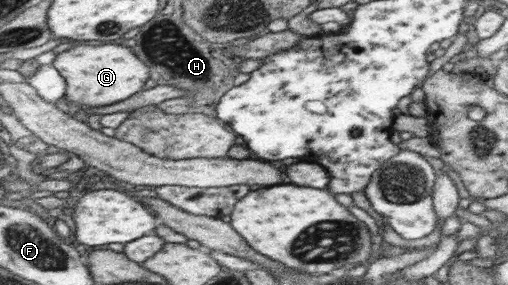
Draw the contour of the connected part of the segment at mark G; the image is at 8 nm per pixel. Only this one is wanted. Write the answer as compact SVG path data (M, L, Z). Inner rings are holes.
M105 43L101 45L76 46L72 50L57 54L52 64L60 70L67 82L67 96L63 106L73 109L112 106L138 95L148 80L148 65L132 50L122 44Z

